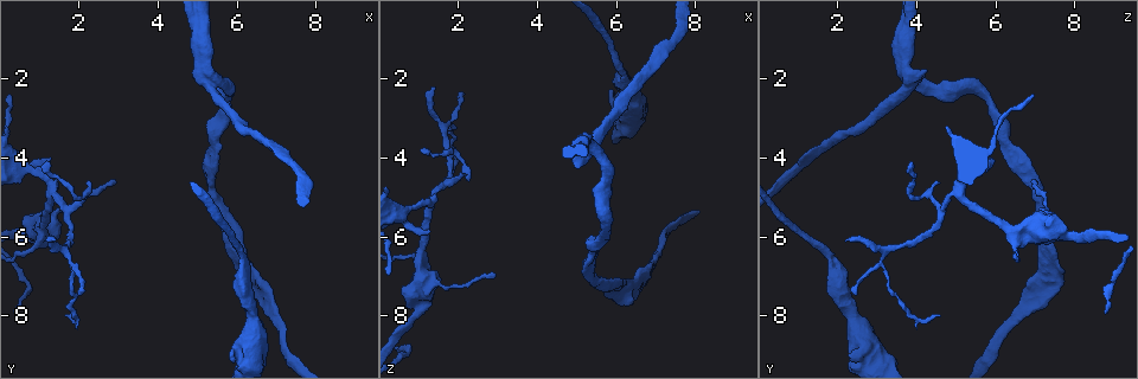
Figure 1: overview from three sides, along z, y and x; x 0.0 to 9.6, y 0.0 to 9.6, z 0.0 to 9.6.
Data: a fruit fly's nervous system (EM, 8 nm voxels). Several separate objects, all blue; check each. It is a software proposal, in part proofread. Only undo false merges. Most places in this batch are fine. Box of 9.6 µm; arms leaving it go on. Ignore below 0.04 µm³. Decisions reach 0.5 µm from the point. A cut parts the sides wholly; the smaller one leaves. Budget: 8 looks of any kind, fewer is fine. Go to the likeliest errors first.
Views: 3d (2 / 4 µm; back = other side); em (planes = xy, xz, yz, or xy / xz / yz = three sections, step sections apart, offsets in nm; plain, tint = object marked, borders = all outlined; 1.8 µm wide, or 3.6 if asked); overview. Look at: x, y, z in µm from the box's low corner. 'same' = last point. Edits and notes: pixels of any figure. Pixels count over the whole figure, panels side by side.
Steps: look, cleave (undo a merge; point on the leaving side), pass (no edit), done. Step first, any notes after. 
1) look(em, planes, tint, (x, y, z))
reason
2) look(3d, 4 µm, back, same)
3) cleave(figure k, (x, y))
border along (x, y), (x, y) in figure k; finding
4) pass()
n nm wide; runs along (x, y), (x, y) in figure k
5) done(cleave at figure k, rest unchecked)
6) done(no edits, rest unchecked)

look(em, planes, tint, (5.40, 2.05, 3.80))
sharp bend

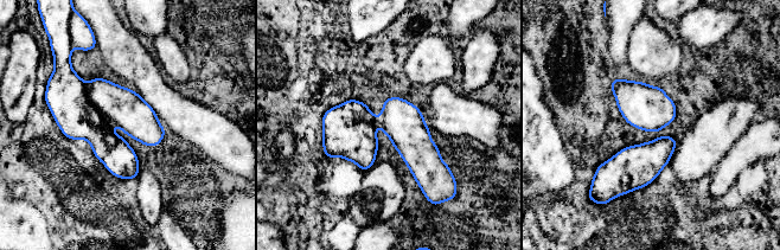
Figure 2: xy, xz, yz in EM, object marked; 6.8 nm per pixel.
cleave(figure 2, (77, 117))
the part that leaves runs along (72, 75), (72, 108), (132, 175) in figure 2; two neurons meet here

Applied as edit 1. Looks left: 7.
look(3d, 2 µm, (6.20, 6.50, 1.75))
calibre changes

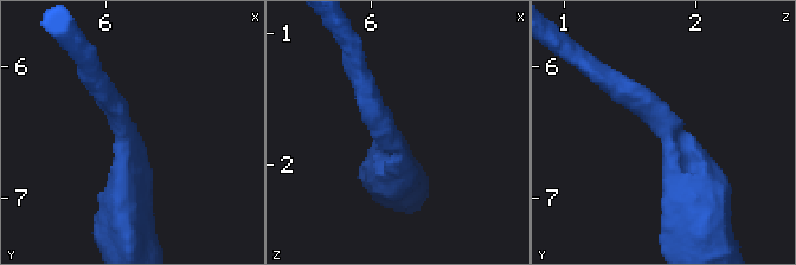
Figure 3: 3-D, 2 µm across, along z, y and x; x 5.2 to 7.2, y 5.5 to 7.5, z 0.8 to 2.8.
look(em, planes, tint, (6.10, 6.44, 1.82))
arms of 170, 380 nm; now the EM

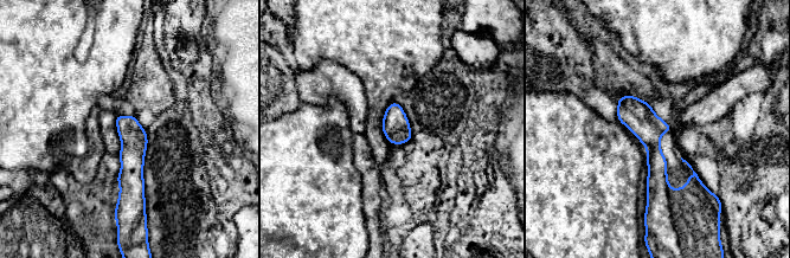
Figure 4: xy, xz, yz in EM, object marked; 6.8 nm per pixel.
pass()
runs along (625, 98), (653, 144), (652, 201) in figure 4; continuous, no second neuron

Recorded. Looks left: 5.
look(em, 3.6 µm, yz, step 4, tint, (6.35, 8.30, 2.45))
thick turns thin

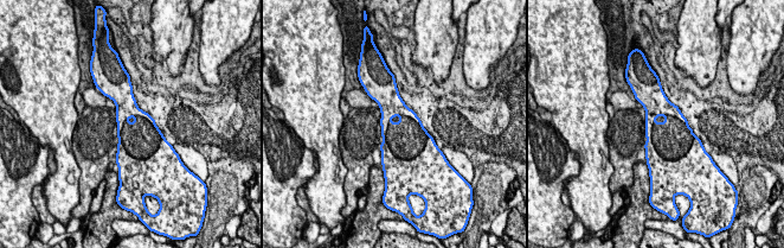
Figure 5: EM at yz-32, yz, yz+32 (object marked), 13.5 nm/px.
pass()
one neuron here

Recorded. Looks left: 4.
look(3d, 2 µm, (0.75, 6.30, 6.45))
thick turns thin

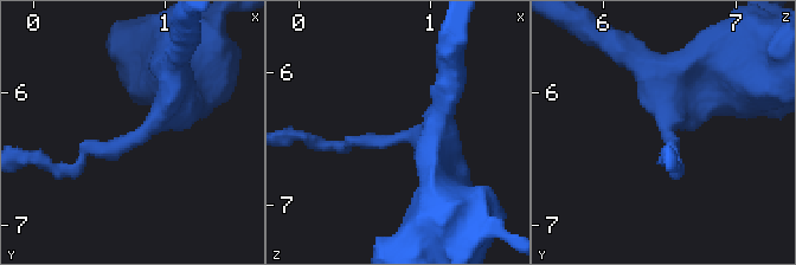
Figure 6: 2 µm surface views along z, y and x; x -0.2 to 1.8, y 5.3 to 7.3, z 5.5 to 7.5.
look(em, planes, tint, (0.72, 6.32, 6.46))

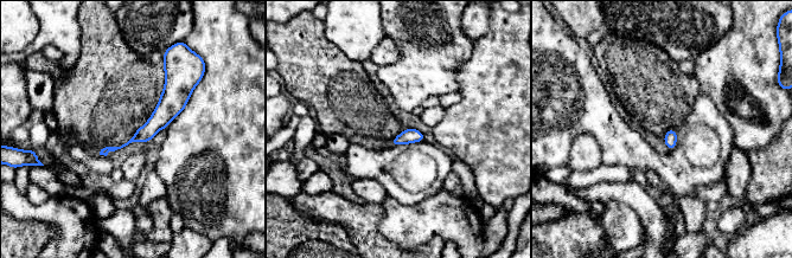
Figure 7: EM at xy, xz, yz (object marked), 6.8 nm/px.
pass()
runs along (170, 72), (165, 113), (144, 134), (103, 152) in figure 7; one neuron here

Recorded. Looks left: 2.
done(cleave at figure 2, rest unchecked)

